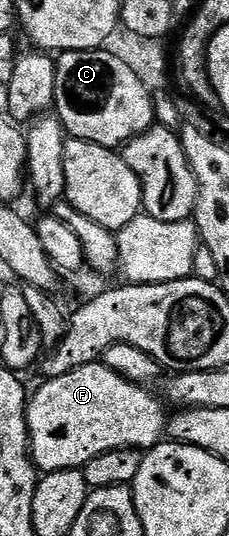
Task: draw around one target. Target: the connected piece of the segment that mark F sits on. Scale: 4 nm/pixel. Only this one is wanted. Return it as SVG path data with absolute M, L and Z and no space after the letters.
M98 360L83 368L67 372L67 376L51 378L40 383L37 391L32 391L27 402L25 415L29 425L29 452L38 471L81 470L95 456L112 450L148 451L162 441L167 430L165 406L152 394L148 385L132 382L119 372L111 372L104 361Z

